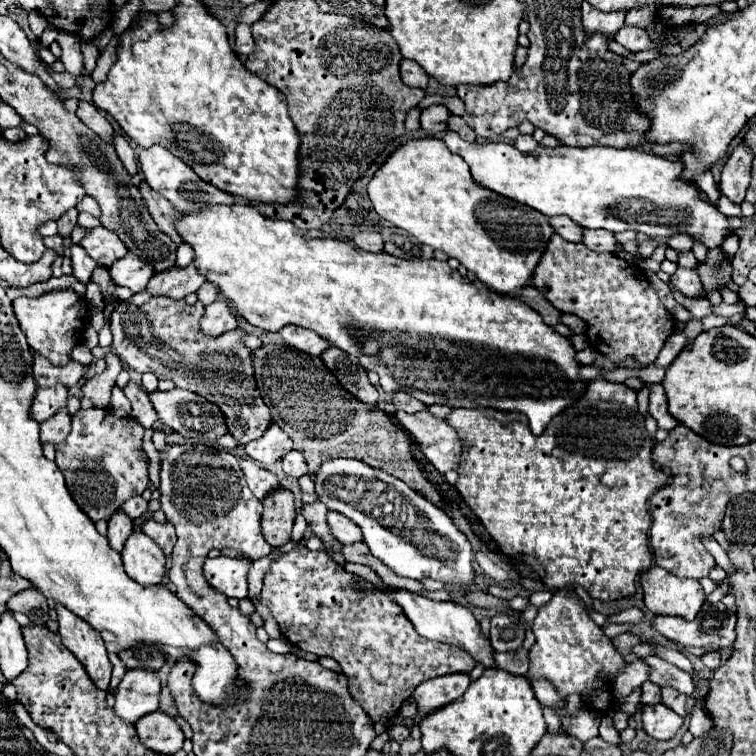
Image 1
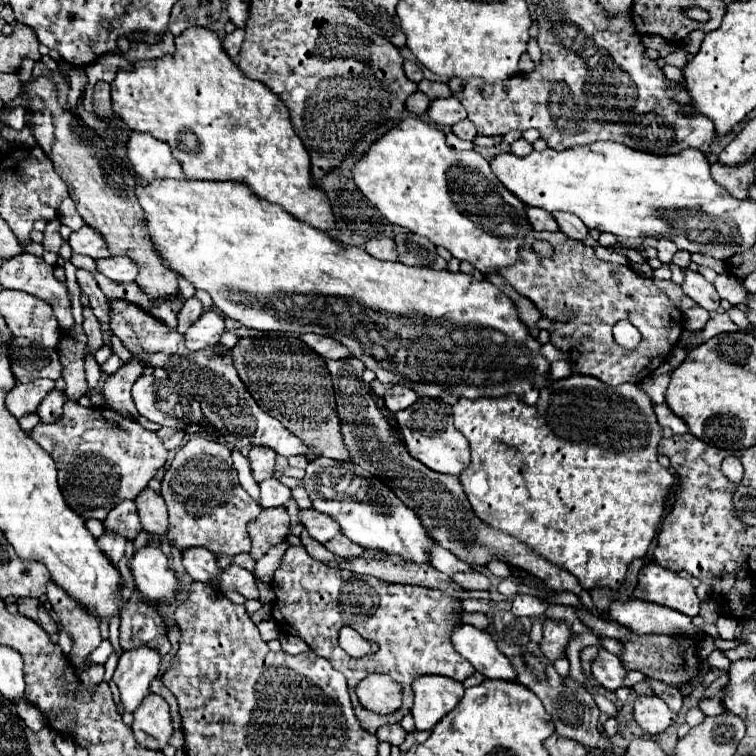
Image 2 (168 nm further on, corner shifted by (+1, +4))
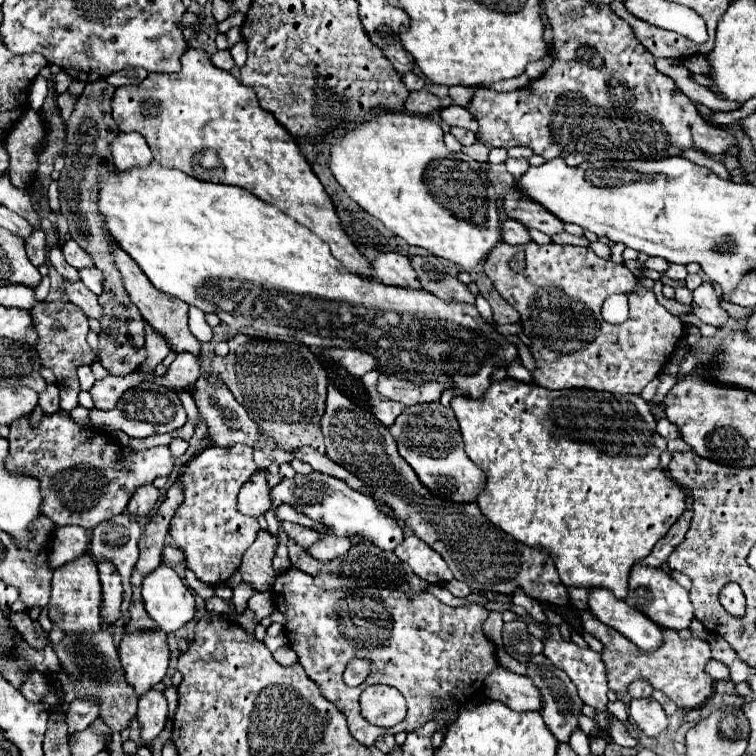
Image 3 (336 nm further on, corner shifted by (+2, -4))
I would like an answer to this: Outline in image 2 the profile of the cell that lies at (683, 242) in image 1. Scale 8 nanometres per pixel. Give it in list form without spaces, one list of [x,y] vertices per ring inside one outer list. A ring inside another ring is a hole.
[[[660,240],[660,244],[658,244],[658,258],[664,264],[668,264],[672,260],[674,252],[676,252],[676,244],[672,240]]]

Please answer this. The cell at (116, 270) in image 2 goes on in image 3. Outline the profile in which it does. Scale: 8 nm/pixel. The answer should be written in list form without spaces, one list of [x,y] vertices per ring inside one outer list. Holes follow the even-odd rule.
[[[95,266],[81,268],[79,270],[79,278],[91,292],[95,292],[95,294],[103,292],[103,272],[99,272]]]

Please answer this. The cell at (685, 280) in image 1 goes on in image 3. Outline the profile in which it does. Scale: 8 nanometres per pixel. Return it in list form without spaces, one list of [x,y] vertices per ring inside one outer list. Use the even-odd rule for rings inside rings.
[[[703,282],[699,288],[693,290],[693,314],[711,326],[723,326],[729,314],[721,308],[721,298],[715,294],[711,282]]]

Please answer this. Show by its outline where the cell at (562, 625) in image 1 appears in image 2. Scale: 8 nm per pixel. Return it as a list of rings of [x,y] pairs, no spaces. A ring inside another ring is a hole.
[[[546,618],[544,620],[544,636],[542,636],[542,642],[540,642],[542,654],[550,662],[556,662],[558,658],[564,658],[566,656],[566,646],[568,646],[572,636],[574,636],[574,632],[564,620]]]

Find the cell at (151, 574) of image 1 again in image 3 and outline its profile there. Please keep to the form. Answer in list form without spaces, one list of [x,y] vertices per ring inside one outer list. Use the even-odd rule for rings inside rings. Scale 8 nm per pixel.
[[[161,564],[143,580],[143,600],[149,616],[165,634],[177,632],[195,618],[195,600],[173,568]]]

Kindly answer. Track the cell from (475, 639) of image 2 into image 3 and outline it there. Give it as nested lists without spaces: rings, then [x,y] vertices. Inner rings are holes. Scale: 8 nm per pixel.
[[[497,666],[491,676],[485,680],[485,696],[489,700],[499,700],[515,712],[539,712],[541,710],[541,692],[531,684],[527,676],[509,672],[503,666]]]

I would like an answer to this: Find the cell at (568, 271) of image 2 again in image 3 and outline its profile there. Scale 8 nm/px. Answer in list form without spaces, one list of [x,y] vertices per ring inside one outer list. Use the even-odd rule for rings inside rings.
[[[501,242],[489,252],[483,272],[489,276],[495,290],[519,312],[523,334],[531,340],[529,352],[535,358],[535,370],[531,372],[533,384],[547,390],[591,388],[613,394],[639,394],[669,362],[683,338],[685,326],[679,316],[667,312],[657,302],[651,288],[639,286],[637,276],[625,264],[603,260],[593,250],[583,246],[539,246],[535,242],[509,246]],[[517,252],[527,254],[527,268],[519,274],[509,268],[509,258]],[[611,294],[629,294],[629,318],[623,324],[609,324],[601,316],[601,306]]]

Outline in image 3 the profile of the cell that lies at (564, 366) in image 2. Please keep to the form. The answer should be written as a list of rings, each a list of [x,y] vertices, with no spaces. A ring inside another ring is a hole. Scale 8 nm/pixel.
[[[515,360],[513,364],[509,364],[511,368],[507,368],[507,376],[515,378],[515,380],[523,380],[523,382],[531,382],[531,372],[521,364],[521,360]]]

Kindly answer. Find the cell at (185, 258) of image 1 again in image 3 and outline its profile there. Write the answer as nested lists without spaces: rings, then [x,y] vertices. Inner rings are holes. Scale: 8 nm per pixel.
[[[195,306],[189,308],[189,330],[199,342],[209,342],[213,338],[213,328],[205,322],[205,314]]]

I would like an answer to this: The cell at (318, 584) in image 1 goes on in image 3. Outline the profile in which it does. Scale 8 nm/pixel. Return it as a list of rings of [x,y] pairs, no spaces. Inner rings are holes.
[[[289,568],[287,572],[279,574],[271,594],[277,610],[287,616],[285,636],[289,638],[289,646],[297,652],[299,664],[305,668],[307,676],[315,684],[319,684],[321,694],[329,702],[333,702],[341,714],[345,714],[351,736],[363,746],[373,746],[381,734],[415,732],[417,728],[433,720],[435,712],[449,698],[457,698],[457,704],[463,706],[483,690],[485,678],[497,666],[495,644],[483,634],[483,622],[489,614],[483,604],[465,604],[459,608],[451,608],[437,600],[435,596],[431,596],[429,592],[421,592],[409,598],[405,592],[393,588],[361,588],[361,596],[357,588],[323,592],[313,584],[313,578],[309,574],[299,572],[297,568]],[[353,658],[363,658],[373,668],[367,680],[357,688],[349,688],[347,684],[343,684],[343,670],[347,668],[347,662]],[[371,684],[395,686],[405,696],[407,716],[401,724],[391,728],[379,728],[369,724],[361,716],[359,696]]]

